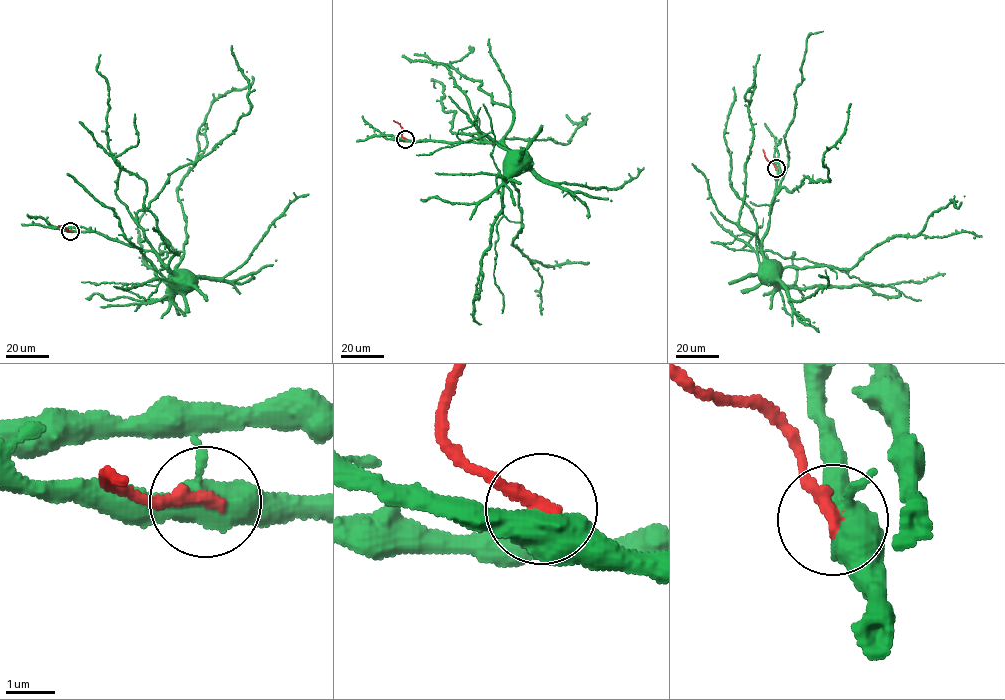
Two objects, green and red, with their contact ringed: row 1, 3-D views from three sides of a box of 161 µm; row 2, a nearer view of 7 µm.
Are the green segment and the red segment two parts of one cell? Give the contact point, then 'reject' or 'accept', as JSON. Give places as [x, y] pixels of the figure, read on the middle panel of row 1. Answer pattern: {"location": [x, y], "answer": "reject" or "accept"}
{"location": [405, 139], "answer": "reject"}

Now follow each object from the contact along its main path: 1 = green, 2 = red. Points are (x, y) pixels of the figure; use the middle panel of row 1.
1: (405, 139), (497, 143), (508, 152), (510, 169)
2: (405, 139), (402, 136), (402, 128), (393, 120)

